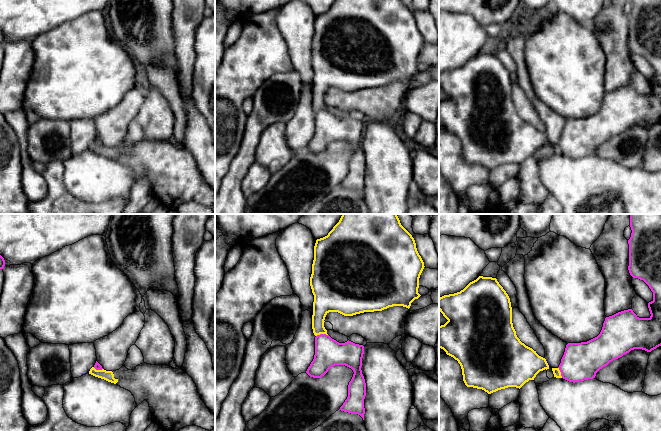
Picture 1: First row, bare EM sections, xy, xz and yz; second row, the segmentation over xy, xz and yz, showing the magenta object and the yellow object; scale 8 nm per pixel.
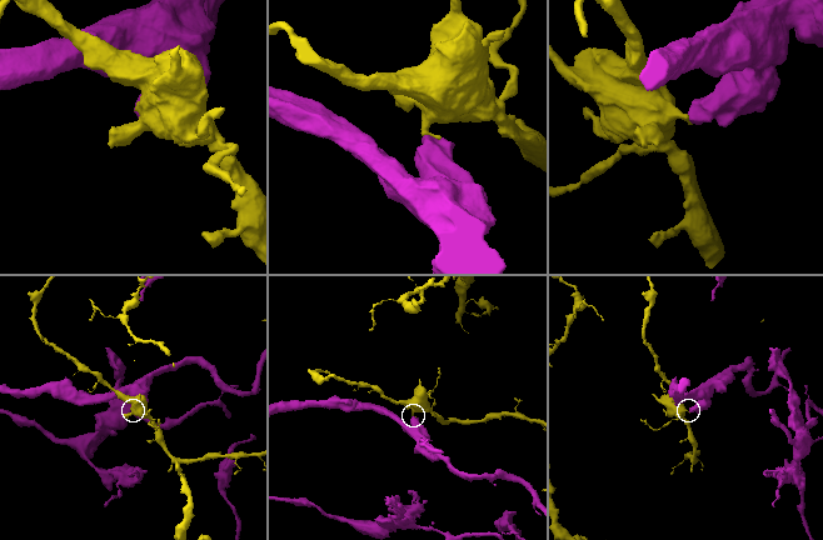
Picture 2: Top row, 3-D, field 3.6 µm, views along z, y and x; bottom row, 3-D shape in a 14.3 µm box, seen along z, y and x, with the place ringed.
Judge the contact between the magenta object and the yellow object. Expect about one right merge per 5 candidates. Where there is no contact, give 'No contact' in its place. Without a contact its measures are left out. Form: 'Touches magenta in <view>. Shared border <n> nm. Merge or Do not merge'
Touches magenta in xz. Shared border 100 nm. Do not merge

